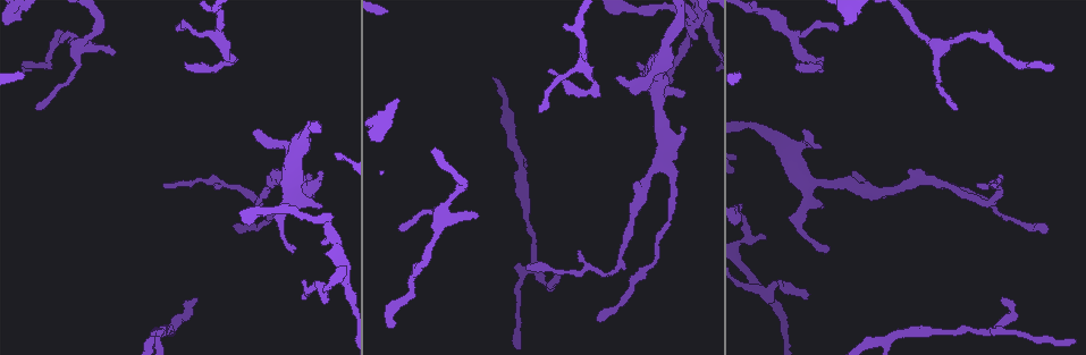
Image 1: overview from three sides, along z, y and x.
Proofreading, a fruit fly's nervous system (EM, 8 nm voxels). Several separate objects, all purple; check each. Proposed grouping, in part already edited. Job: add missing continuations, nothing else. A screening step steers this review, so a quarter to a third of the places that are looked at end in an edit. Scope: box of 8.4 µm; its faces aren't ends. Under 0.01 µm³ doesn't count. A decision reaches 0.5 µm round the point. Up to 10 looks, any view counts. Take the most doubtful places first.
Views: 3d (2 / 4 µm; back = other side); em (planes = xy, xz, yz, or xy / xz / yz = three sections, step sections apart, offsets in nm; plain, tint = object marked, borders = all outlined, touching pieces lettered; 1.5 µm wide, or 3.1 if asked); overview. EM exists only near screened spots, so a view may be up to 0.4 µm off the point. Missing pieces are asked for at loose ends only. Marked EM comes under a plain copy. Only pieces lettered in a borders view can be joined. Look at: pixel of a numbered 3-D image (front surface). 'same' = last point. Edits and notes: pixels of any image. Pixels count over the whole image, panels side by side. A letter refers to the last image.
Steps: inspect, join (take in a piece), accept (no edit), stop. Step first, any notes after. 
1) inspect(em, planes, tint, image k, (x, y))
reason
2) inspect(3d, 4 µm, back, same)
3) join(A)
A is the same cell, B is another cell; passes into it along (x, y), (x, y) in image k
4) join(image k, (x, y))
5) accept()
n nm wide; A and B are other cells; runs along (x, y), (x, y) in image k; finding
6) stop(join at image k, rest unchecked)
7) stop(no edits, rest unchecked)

inspect(em, planes, borders, image 1, (798, 64))
tapers out

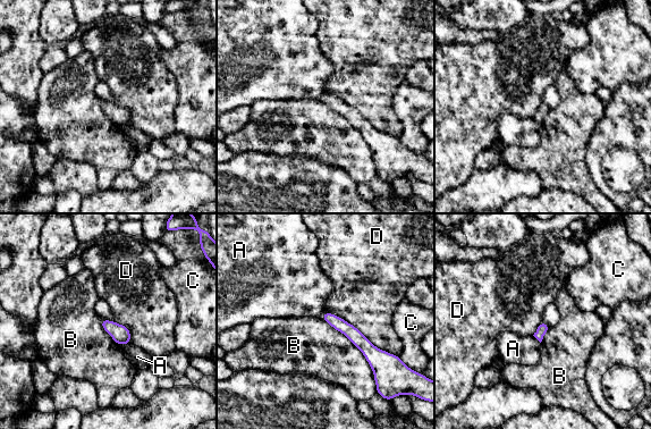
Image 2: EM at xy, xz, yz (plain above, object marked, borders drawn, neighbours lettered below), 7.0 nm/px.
accept()
A, B, C and D are other cells; runs along (326, 314), (369, 350), (375, 367) in image 2; no lettered piece goes on from it

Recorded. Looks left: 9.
inspect(em, xz, step 8, borders, image 1, (475, 217))
branch stops here

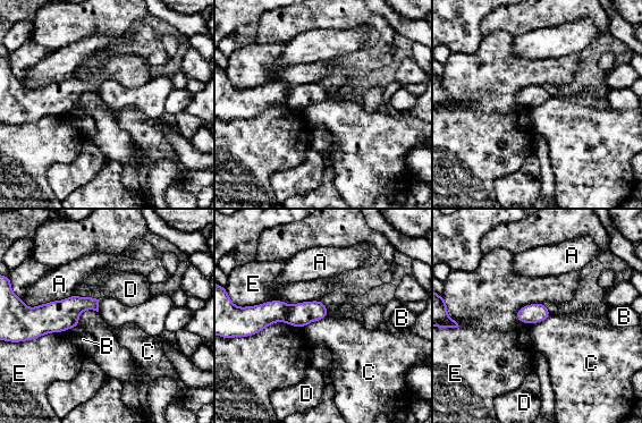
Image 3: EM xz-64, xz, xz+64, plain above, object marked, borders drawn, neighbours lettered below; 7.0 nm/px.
inspect(em, planes, borders, same)
cut it another way

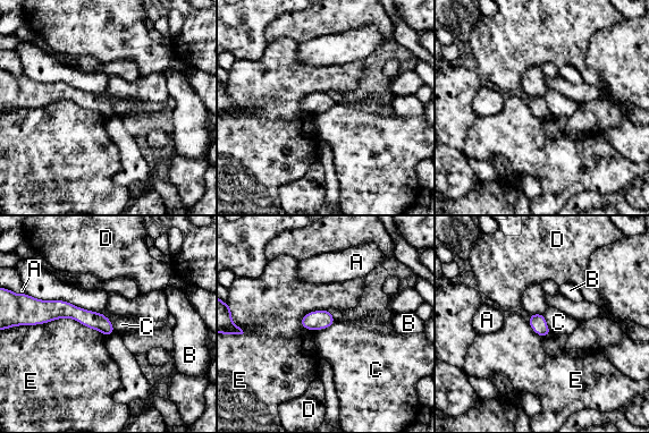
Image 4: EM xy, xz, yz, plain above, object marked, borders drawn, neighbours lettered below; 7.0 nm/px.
accept()
A, B, C, D and E are other cells; border along (100, 312), (110, 321), (115, 332) in image 4; none of them fits

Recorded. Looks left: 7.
inspect(3d, 4 µm, image 1, (236, 228))
end of a long branch

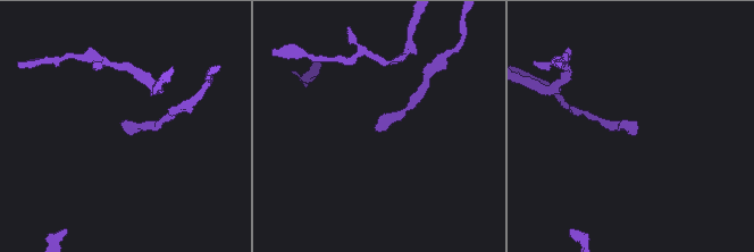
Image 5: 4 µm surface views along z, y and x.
inspect(em, xy, step 4, borders, image 5, (377, 130))
shape alone is not enough

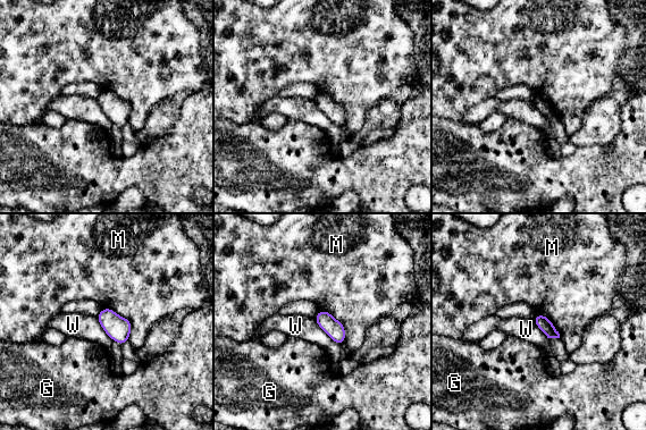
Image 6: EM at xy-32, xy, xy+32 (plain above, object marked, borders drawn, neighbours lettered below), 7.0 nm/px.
inspect(em, planes, borders, same)
another direction

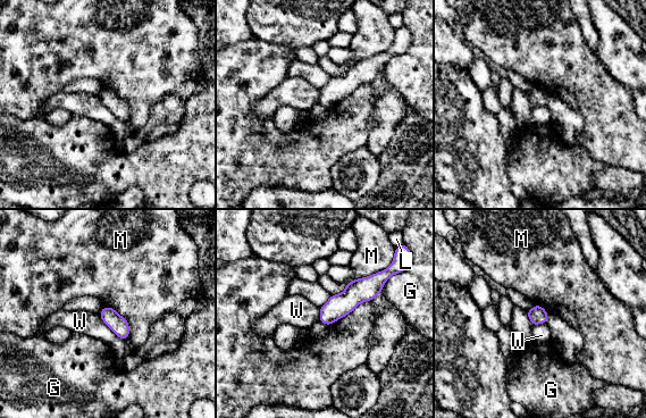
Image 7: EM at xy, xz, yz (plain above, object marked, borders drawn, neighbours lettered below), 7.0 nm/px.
accept()
130 nm wide; G, L, M and W are other cells; runs along (380, 279), (321, 318) in image 7; none of them fits

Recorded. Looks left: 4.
inspect(em, xy, step 4, borders, image 1, (992, 184))
an open end

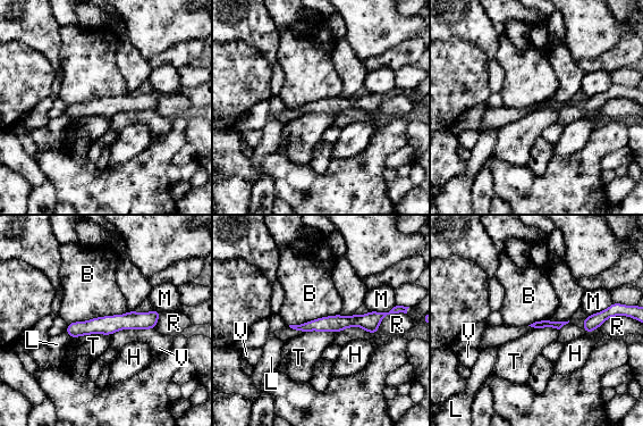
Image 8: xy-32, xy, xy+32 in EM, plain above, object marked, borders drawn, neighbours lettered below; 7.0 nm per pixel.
inspect(em, planes, borders, same)

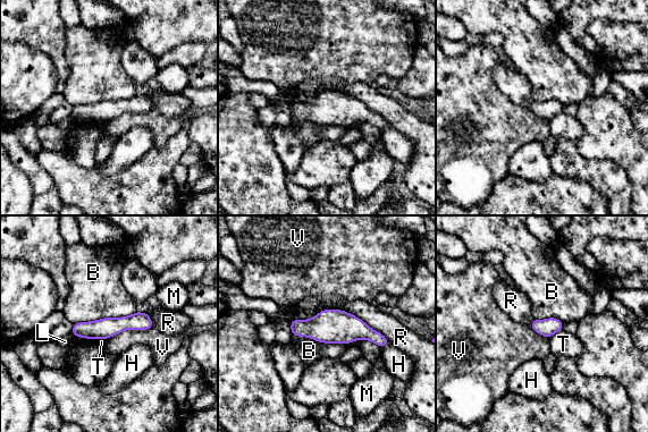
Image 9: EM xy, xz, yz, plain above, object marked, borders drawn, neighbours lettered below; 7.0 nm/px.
accept()
130 nm wide; B touches over 460 nm; B, H, L, M, R, T and V are other cells; no lettered piece goes on from it

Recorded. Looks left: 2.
inspect(3d, 4 µm, image 1, (803, 299))
an open end

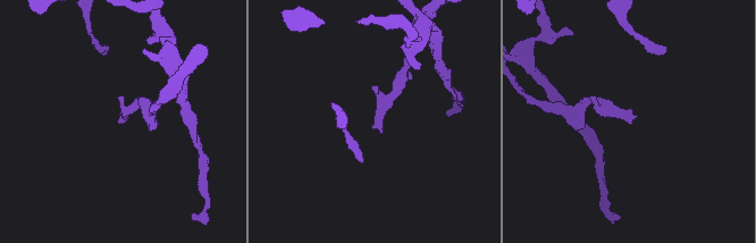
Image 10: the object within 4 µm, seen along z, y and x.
inspect(em, xy, step 8, borders, image 10, (118, 121))

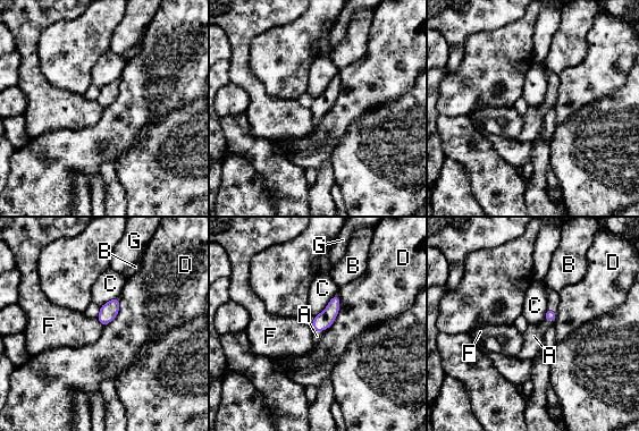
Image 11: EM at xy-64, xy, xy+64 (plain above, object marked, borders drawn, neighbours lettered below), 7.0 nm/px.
join(A)
D touches over 260 nm; A is the same cell, B, C, D, F and G are other cells; the neuron continues

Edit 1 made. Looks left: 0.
stop(join at image 11, rest unchecked)

